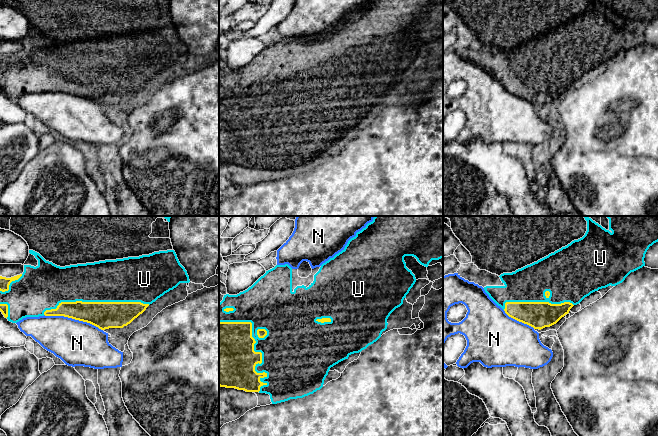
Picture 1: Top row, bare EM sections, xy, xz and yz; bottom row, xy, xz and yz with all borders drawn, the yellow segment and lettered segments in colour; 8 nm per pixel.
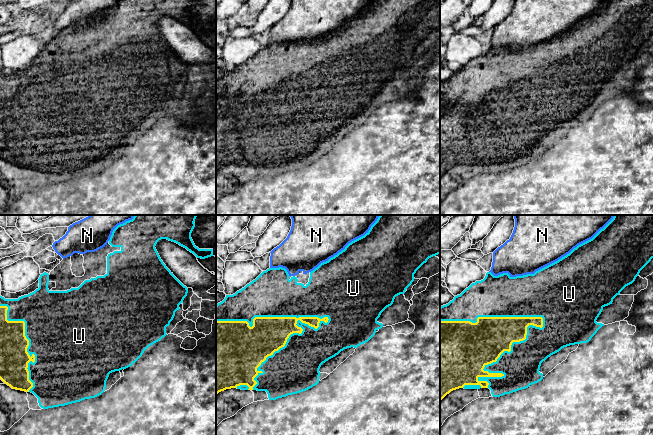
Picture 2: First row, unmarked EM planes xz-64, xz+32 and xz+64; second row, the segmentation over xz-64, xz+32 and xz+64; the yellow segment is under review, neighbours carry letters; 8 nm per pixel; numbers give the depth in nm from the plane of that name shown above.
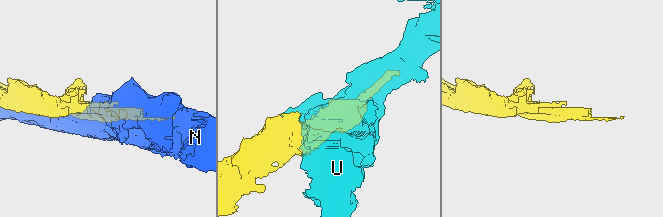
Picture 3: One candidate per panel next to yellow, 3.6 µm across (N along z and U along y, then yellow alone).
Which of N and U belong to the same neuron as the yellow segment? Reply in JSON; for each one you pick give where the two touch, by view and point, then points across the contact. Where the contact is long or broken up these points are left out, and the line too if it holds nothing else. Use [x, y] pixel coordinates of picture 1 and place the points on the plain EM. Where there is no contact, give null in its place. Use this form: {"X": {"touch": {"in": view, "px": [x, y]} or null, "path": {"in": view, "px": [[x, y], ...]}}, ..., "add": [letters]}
{"U": {"touch": {"in": "xz", "px": [253, 125]}}, "add": ["U"]}

